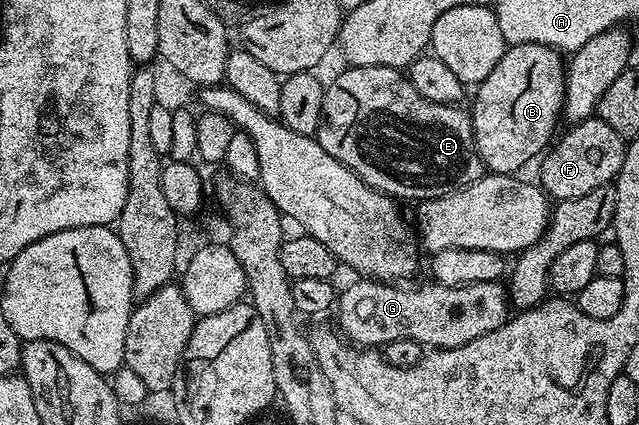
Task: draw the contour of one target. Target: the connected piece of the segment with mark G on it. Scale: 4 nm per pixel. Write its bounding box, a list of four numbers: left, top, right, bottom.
[337,277,509,349]

